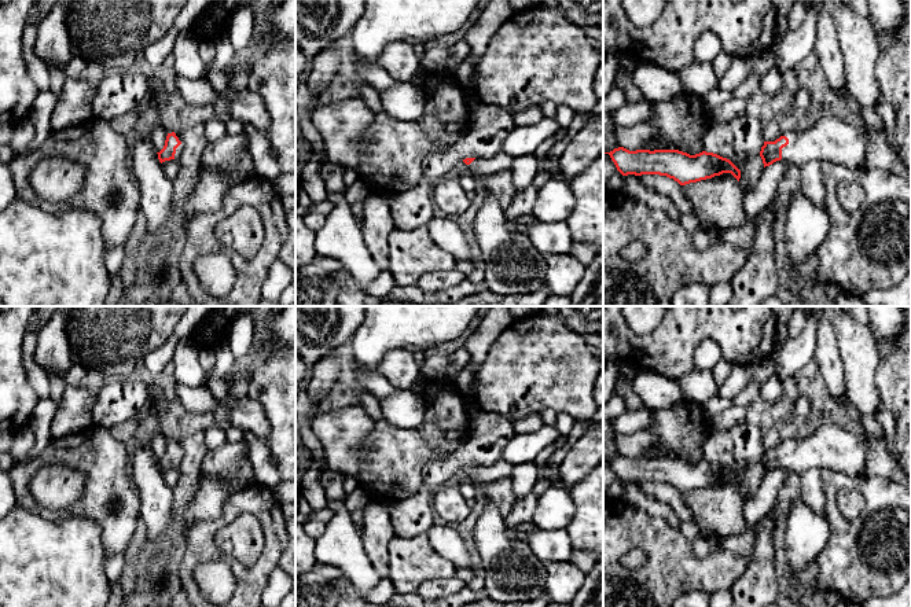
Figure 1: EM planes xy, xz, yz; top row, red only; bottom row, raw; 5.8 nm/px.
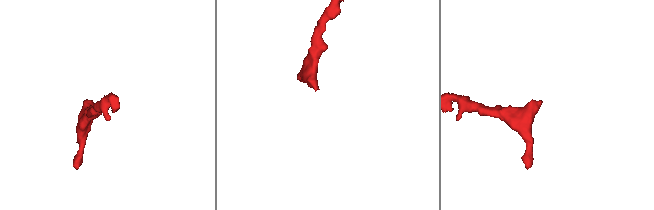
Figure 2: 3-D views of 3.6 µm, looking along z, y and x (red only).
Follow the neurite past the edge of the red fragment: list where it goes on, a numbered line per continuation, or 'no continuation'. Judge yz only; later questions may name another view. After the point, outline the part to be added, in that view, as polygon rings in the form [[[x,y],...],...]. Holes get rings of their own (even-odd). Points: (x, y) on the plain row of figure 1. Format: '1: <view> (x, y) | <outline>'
1: yz (831, 447) | [[[833,422],[822,426],[801,439],[783,439],[780,444],[789,446],[789,452],[782,456],[782,467],[797,474],[802,474],[809,468],[840,471],[849,477],[863,477],[862,470],[866,464],[866,445],[873,437],[868,434],[859,435],[853,428],[845,430],[838,423]]]

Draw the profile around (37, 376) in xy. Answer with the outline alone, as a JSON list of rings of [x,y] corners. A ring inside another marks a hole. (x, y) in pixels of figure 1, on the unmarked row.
[[[40,331],[27,332],[23,338],[23,365],[33,389],[40,400],[44,400],[49,397],[51,387],[45,369],[34,361],[34,349],[38,334]]]

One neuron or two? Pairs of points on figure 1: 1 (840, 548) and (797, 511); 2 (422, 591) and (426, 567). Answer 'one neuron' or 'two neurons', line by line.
1: two neurons
2: two neurons

